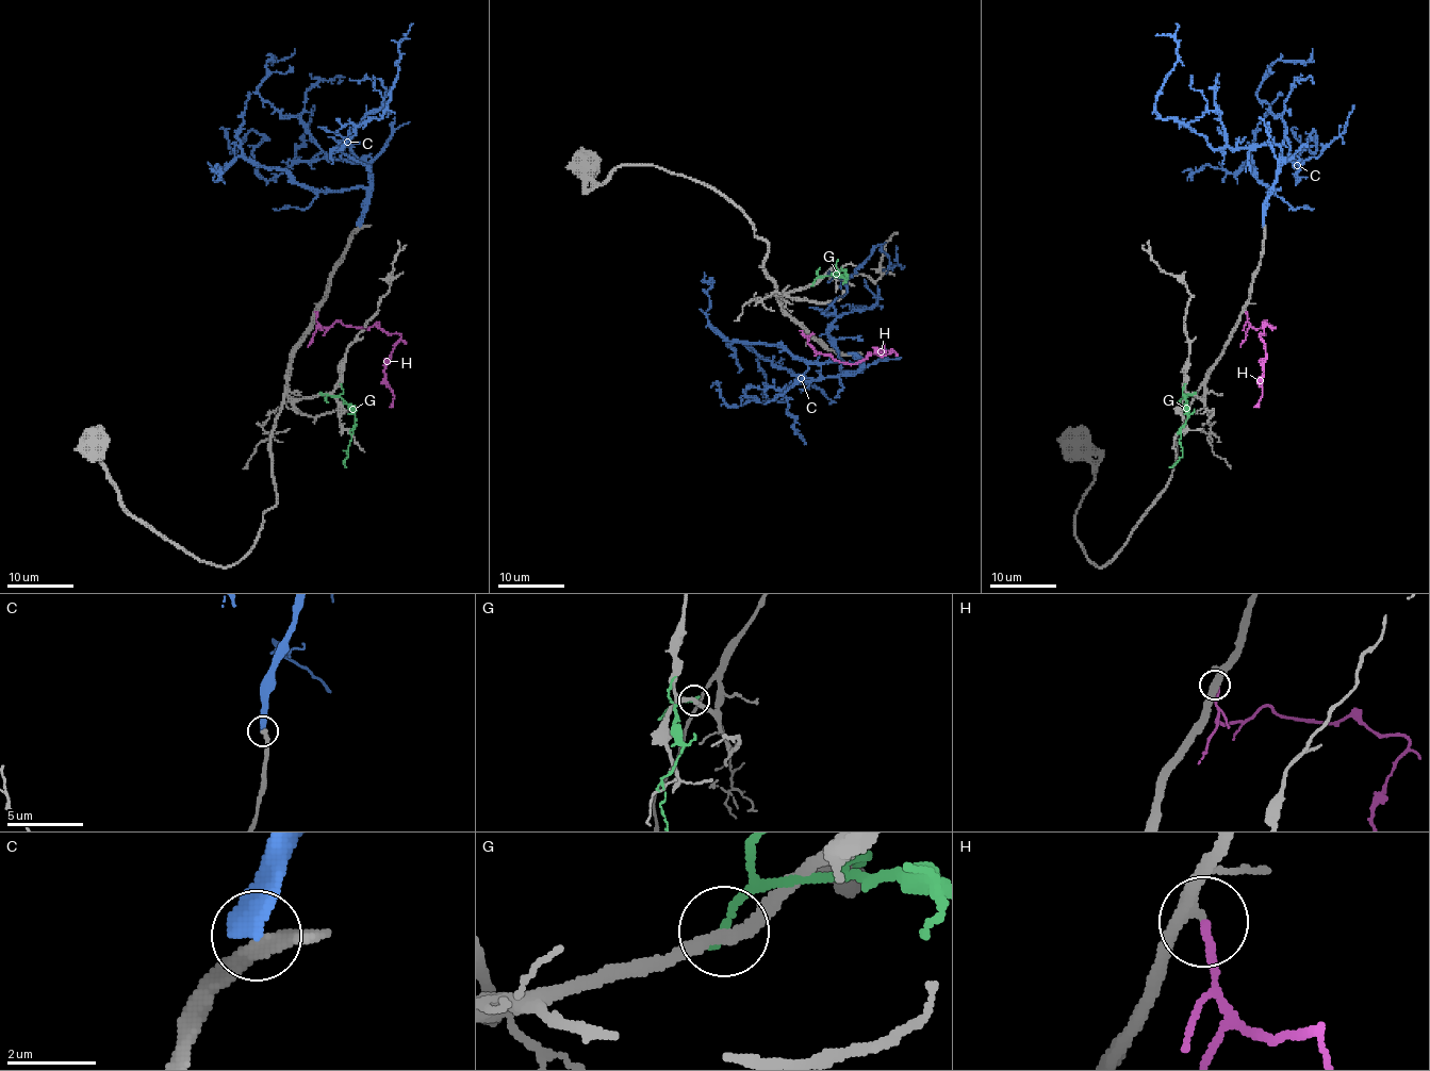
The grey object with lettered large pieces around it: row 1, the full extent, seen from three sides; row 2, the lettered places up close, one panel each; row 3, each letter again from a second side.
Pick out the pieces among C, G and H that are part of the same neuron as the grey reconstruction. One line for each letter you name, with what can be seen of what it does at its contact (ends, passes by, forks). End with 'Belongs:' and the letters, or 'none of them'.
H: it ends
Belongs: H

